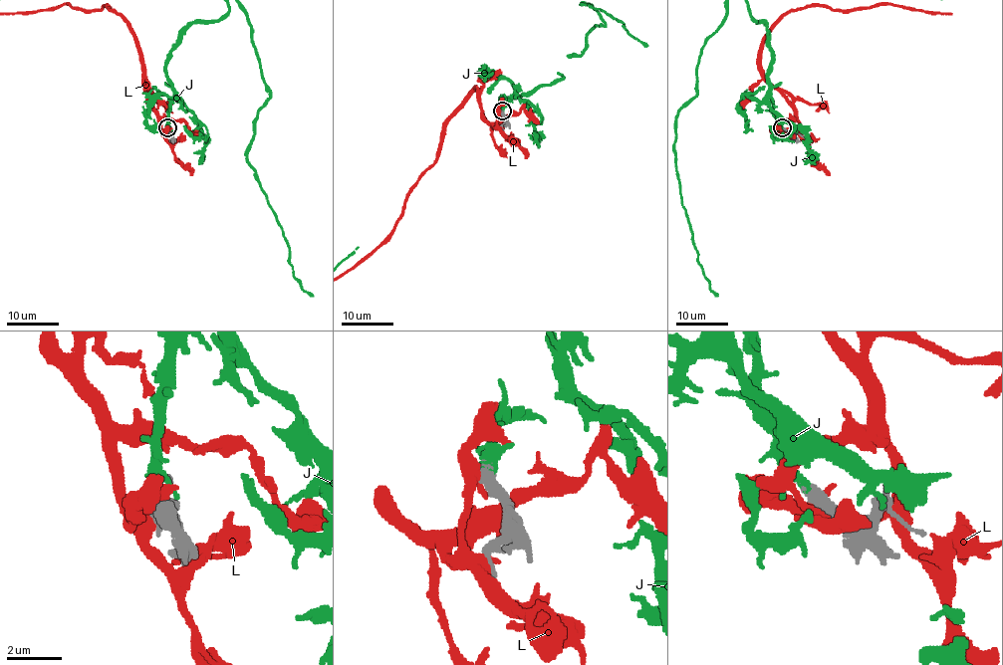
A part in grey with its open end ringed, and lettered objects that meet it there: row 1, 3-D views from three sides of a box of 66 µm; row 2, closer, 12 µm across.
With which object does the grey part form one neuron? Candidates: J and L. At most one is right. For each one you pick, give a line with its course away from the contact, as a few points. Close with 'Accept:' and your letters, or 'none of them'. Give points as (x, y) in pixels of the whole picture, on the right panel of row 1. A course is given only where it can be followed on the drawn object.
Accept: J

